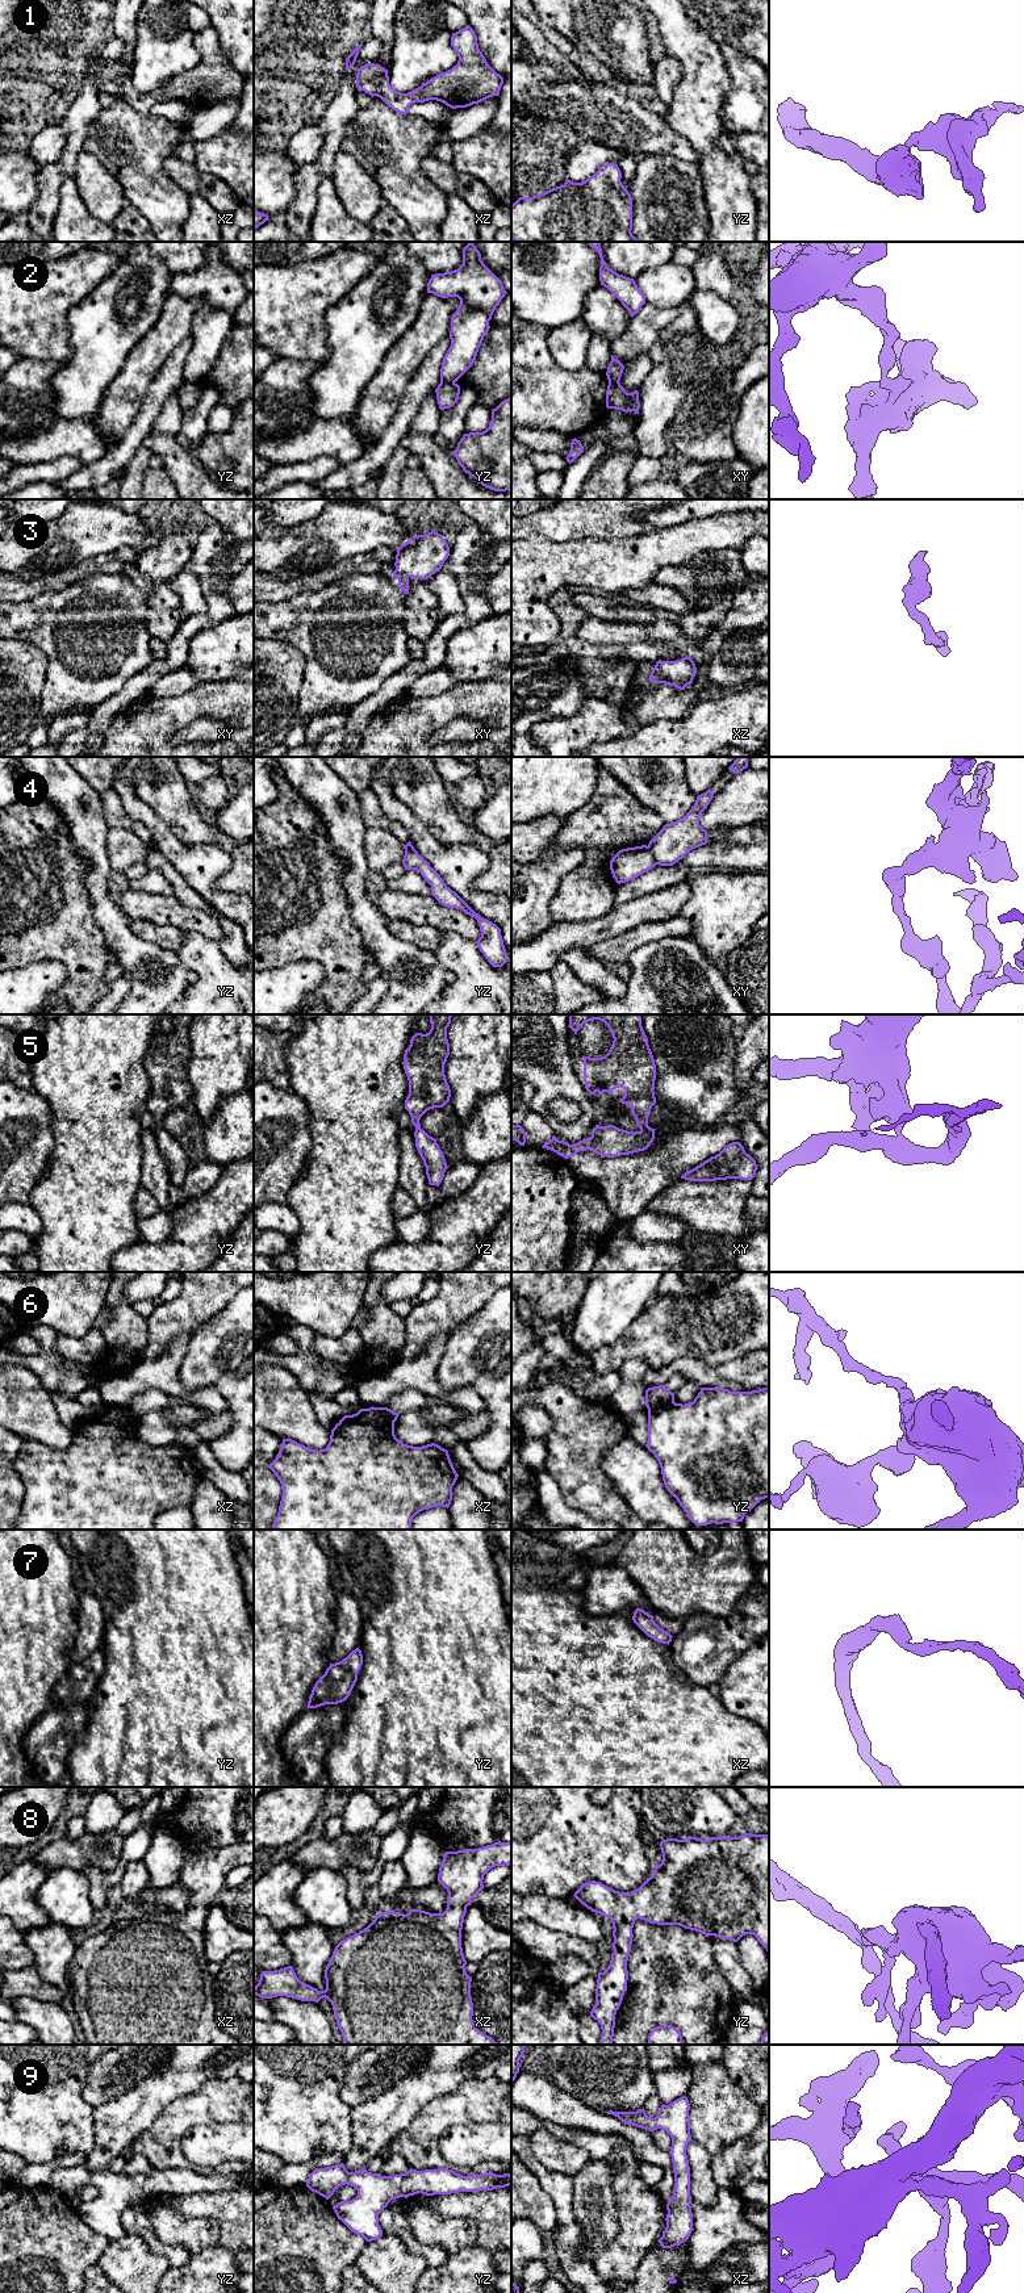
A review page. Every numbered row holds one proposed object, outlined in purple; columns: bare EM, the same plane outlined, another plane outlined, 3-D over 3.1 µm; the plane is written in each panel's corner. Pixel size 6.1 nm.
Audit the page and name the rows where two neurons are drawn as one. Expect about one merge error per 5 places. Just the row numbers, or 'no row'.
2, 3, 4, 5, 6

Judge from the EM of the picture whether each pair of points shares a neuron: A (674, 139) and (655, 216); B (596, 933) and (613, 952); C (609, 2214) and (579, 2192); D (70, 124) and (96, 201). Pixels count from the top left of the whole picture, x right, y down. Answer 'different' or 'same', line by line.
A: different
B: different
C: same
D: different

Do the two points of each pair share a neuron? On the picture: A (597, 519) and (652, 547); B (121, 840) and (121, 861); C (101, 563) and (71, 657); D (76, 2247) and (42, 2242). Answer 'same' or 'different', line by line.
A: different
B: same
C: different
D: same

